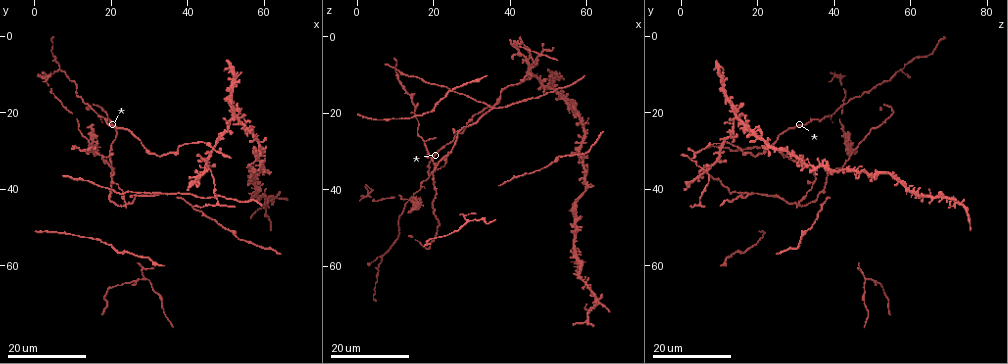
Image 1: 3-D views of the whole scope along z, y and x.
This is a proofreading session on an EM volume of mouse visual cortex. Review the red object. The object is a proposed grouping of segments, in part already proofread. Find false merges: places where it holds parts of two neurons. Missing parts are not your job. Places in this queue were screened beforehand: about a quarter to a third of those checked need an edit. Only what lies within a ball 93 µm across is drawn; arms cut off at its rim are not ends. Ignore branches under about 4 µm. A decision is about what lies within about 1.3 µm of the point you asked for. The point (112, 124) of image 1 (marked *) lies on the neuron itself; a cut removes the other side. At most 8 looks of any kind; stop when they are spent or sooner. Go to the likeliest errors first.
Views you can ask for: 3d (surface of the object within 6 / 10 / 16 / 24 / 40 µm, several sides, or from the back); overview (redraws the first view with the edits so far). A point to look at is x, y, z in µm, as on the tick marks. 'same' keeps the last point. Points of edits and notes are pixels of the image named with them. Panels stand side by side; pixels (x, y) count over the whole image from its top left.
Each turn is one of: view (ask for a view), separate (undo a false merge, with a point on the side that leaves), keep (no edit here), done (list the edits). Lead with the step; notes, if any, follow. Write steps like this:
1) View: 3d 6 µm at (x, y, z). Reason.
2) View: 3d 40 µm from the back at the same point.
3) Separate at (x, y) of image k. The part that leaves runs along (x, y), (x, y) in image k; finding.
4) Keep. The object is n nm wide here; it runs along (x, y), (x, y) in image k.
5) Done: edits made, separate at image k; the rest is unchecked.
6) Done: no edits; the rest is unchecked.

View: 3d 16 µm at (23.5, 43.5, 31.0). Four-way junction.

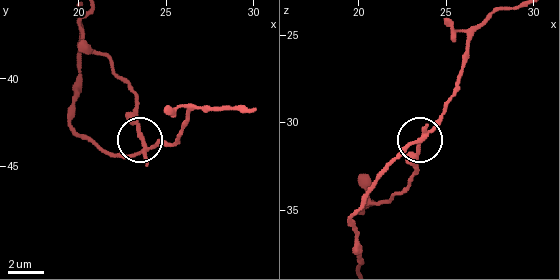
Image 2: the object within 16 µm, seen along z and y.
View: 3d 6 µm at (23.8, 43.7, 30.6). Closer look.

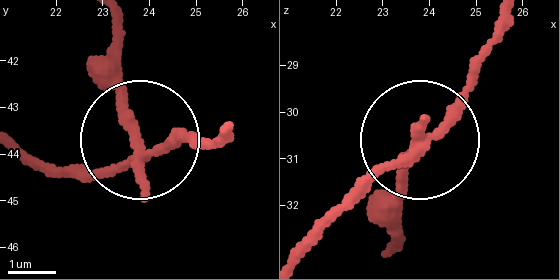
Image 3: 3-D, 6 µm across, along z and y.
Separate at (125, 92) of image 3. The part that leaves runs along (142, 145), (122, 89), (122, 18) in image 3; a second neuron is stuck on.

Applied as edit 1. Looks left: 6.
View: overview.

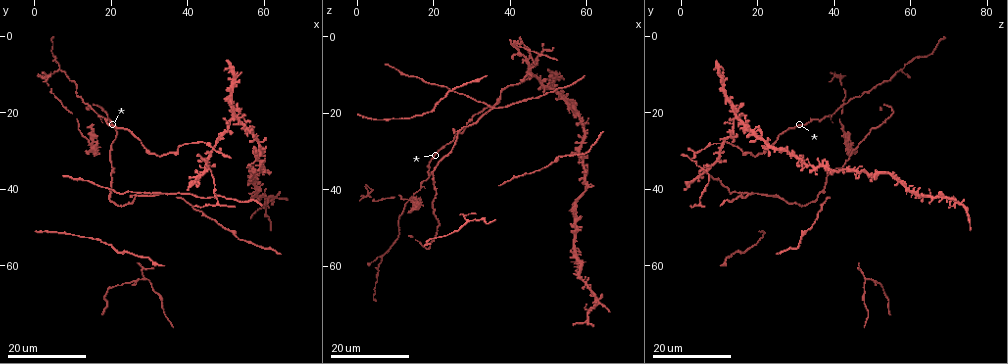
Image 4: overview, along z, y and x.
View: 3d 16 µm at (3.0, 11.5, 42.0). Three-way junction.

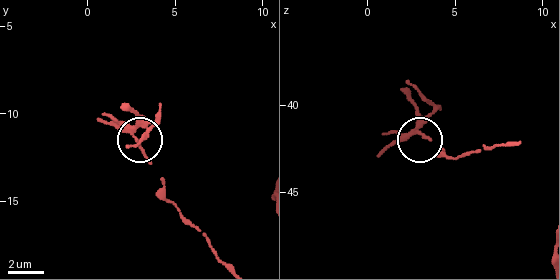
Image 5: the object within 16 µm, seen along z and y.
View: 3d 10 µm at the same point.

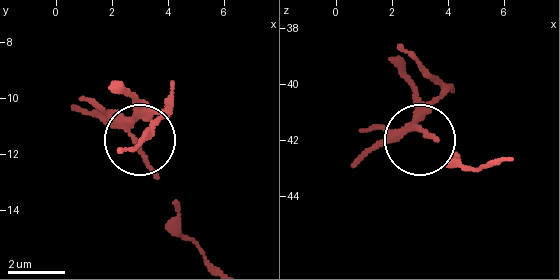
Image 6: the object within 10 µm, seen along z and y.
Separate at (133, 102) of image 6. 3 arms meet here; a second neuron is stuck on.

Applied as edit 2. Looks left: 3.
View: overview.

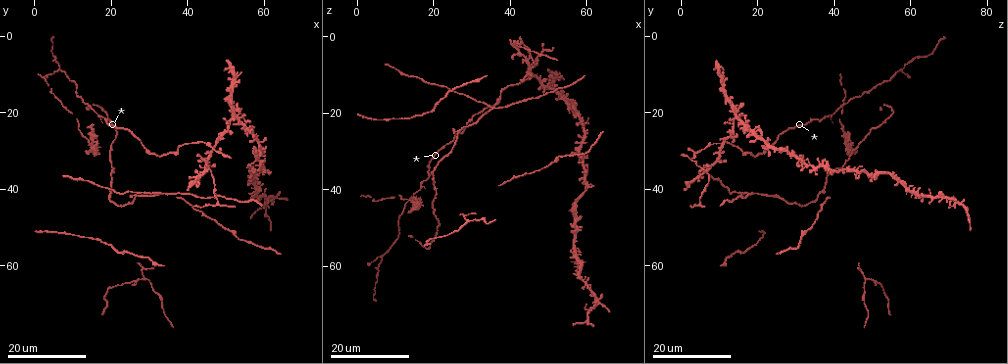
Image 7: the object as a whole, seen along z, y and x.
View: 3d 24 µm at (45.0, 34.5, 5.0).

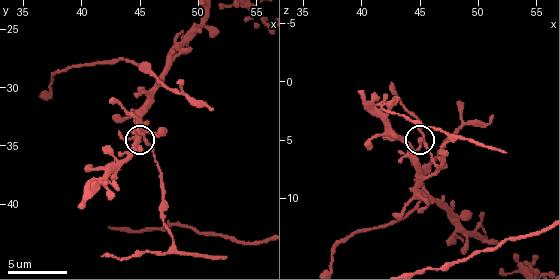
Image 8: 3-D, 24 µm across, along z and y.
View: 3d 10 µm at (45.4, 34.6, 5.4). Closer look.

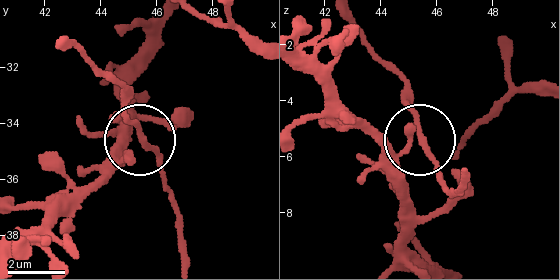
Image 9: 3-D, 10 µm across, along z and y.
Keep. The side arm is 8 µm long; 4 arms meet here; continuous, no second neuron.

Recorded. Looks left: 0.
Done: edits made, separate at image 3, separate at image 6; the rest is unchecked.

